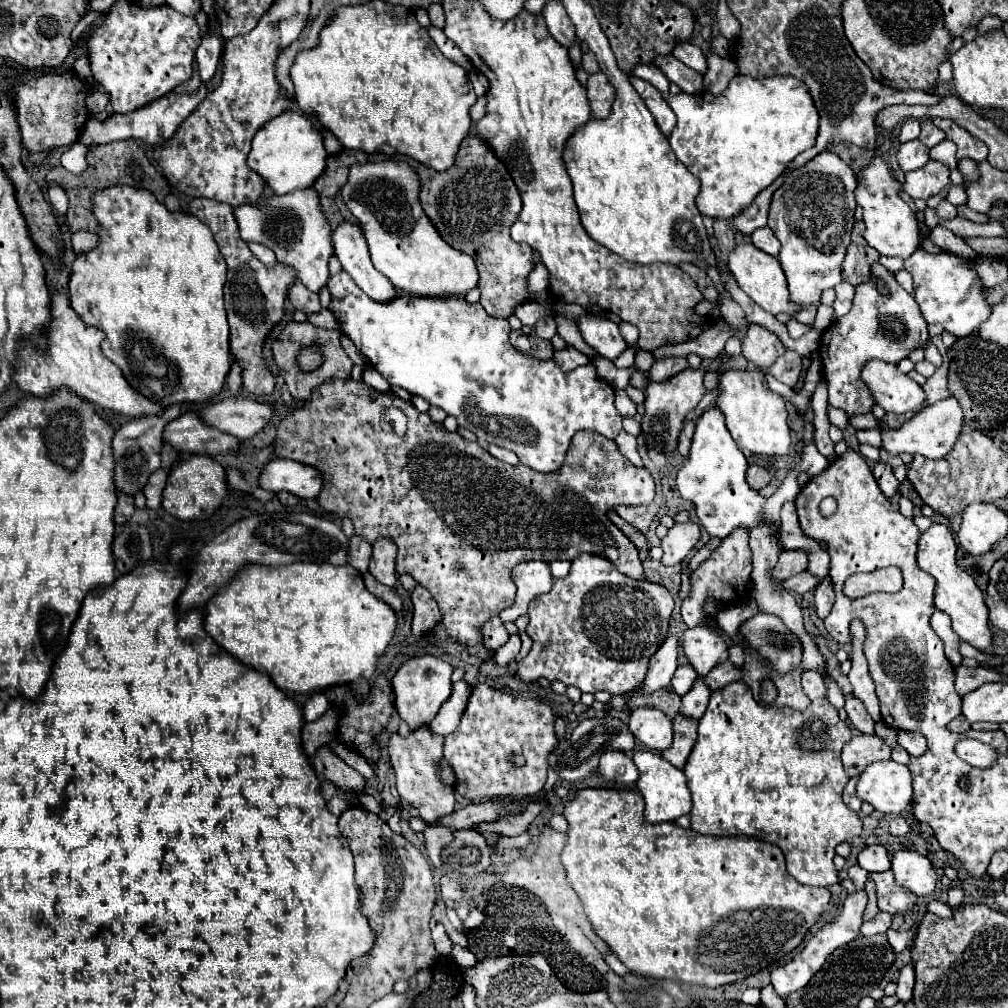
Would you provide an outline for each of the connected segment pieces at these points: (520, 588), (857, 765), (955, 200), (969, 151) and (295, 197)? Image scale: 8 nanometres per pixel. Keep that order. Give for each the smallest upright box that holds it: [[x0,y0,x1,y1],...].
[[499,562,553,622],[843,734,891,778],[945,186,967,206],[933,118,987,162],[233,186,333,294]]

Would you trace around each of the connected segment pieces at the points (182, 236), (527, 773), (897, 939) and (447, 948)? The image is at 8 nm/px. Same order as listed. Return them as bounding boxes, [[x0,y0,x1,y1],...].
[[69,186,229,406],[443,684,559,802],[887,930,915,954],[429,917,453,956]]

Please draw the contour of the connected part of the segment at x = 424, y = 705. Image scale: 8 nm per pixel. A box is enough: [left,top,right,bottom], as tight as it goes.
[391,654,453,730]

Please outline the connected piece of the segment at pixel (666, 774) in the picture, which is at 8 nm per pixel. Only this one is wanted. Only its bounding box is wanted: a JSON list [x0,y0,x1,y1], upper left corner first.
[633,750,691,824]

